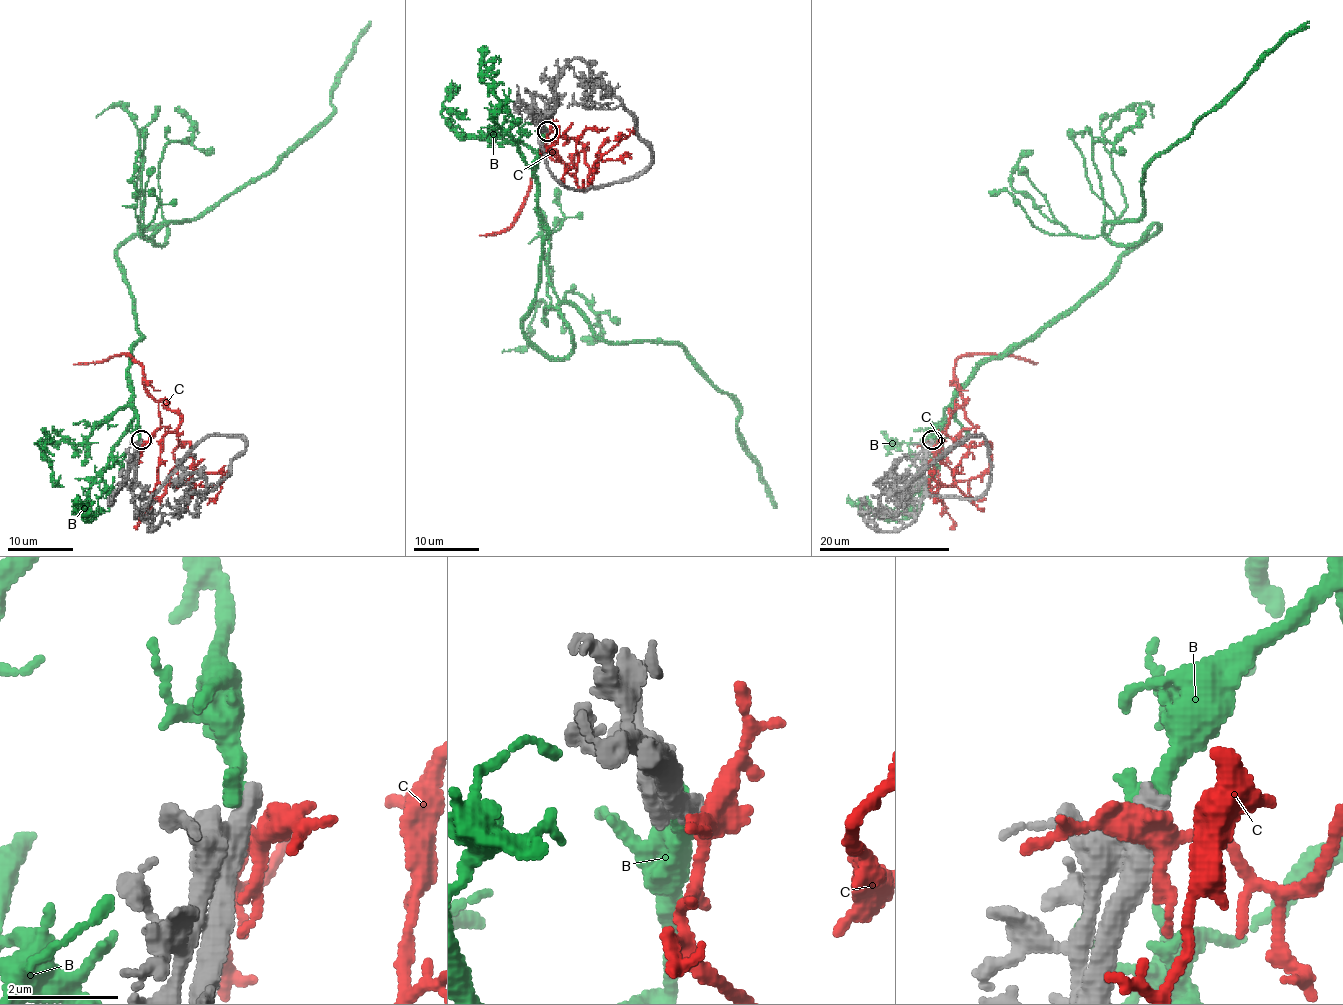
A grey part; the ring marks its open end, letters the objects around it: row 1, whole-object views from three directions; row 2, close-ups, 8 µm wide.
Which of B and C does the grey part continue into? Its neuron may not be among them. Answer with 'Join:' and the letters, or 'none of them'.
Join: none of them

